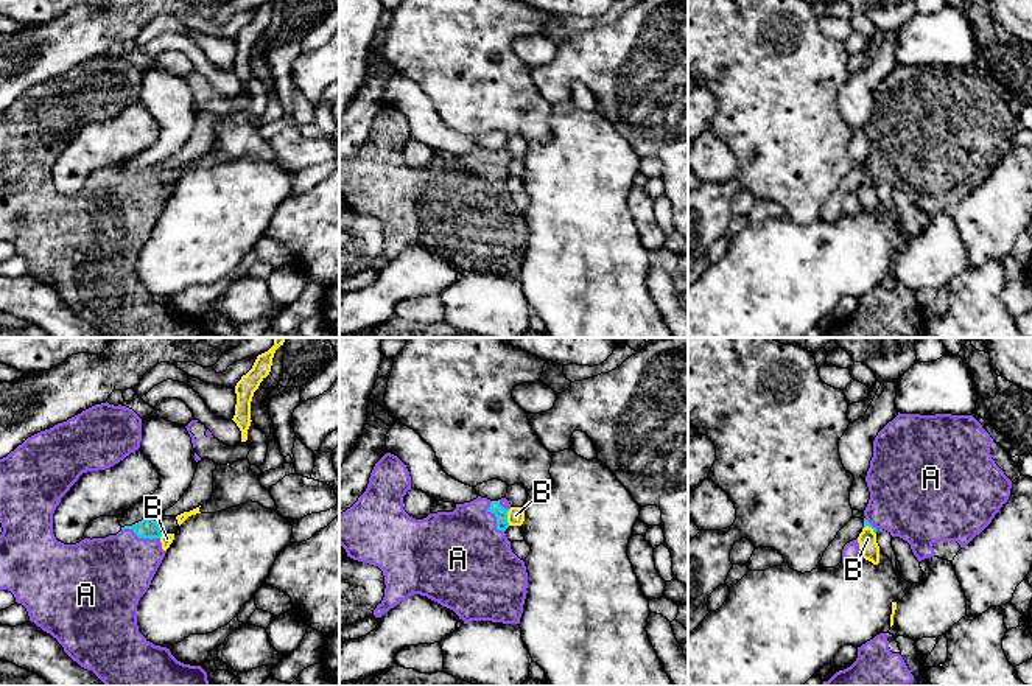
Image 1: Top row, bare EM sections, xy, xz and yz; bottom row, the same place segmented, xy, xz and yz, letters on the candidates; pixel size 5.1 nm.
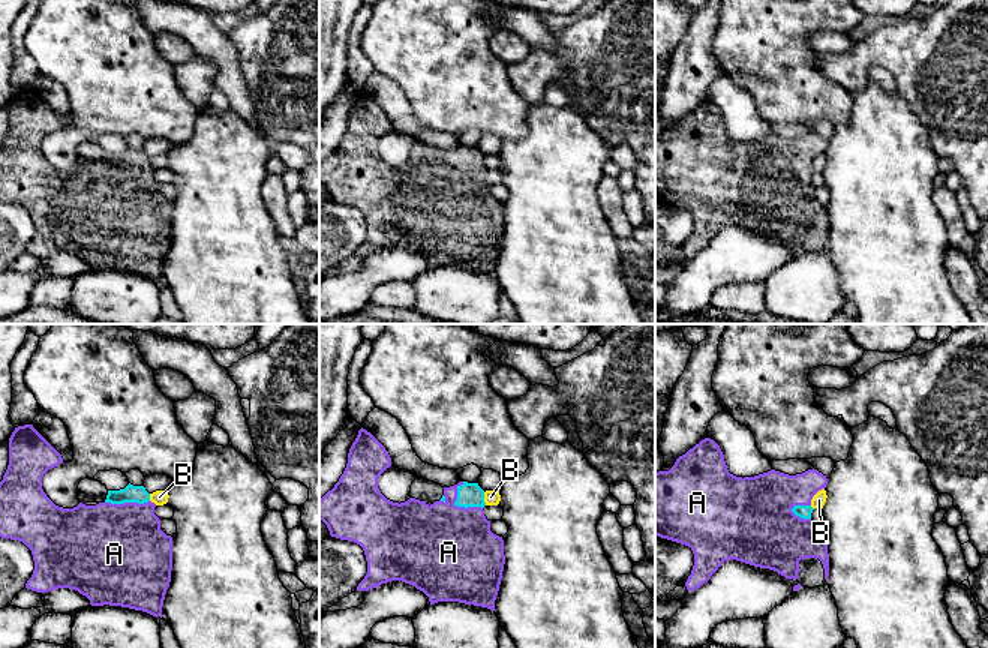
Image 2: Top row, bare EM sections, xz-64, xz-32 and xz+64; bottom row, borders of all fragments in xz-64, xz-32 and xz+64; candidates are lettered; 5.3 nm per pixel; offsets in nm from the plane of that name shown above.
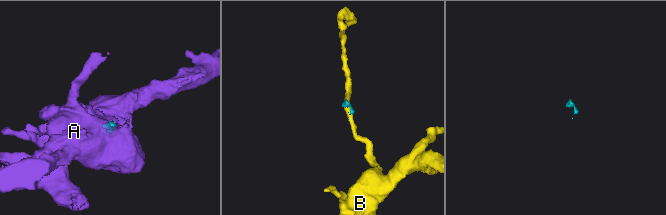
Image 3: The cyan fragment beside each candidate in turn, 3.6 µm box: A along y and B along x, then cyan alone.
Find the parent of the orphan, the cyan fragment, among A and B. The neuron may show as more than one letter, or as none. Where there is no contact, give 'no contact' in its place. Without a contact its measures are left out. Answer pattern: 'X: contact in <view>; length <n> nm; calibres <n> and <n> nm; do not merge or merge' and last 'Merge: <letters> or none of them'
A: contact in xy; length 200 nm; calibres 100 and 380 nm; merge
B: contact in xz; length 90 nm; calibres 70 and 90 nm; do not merge
Merge: A

